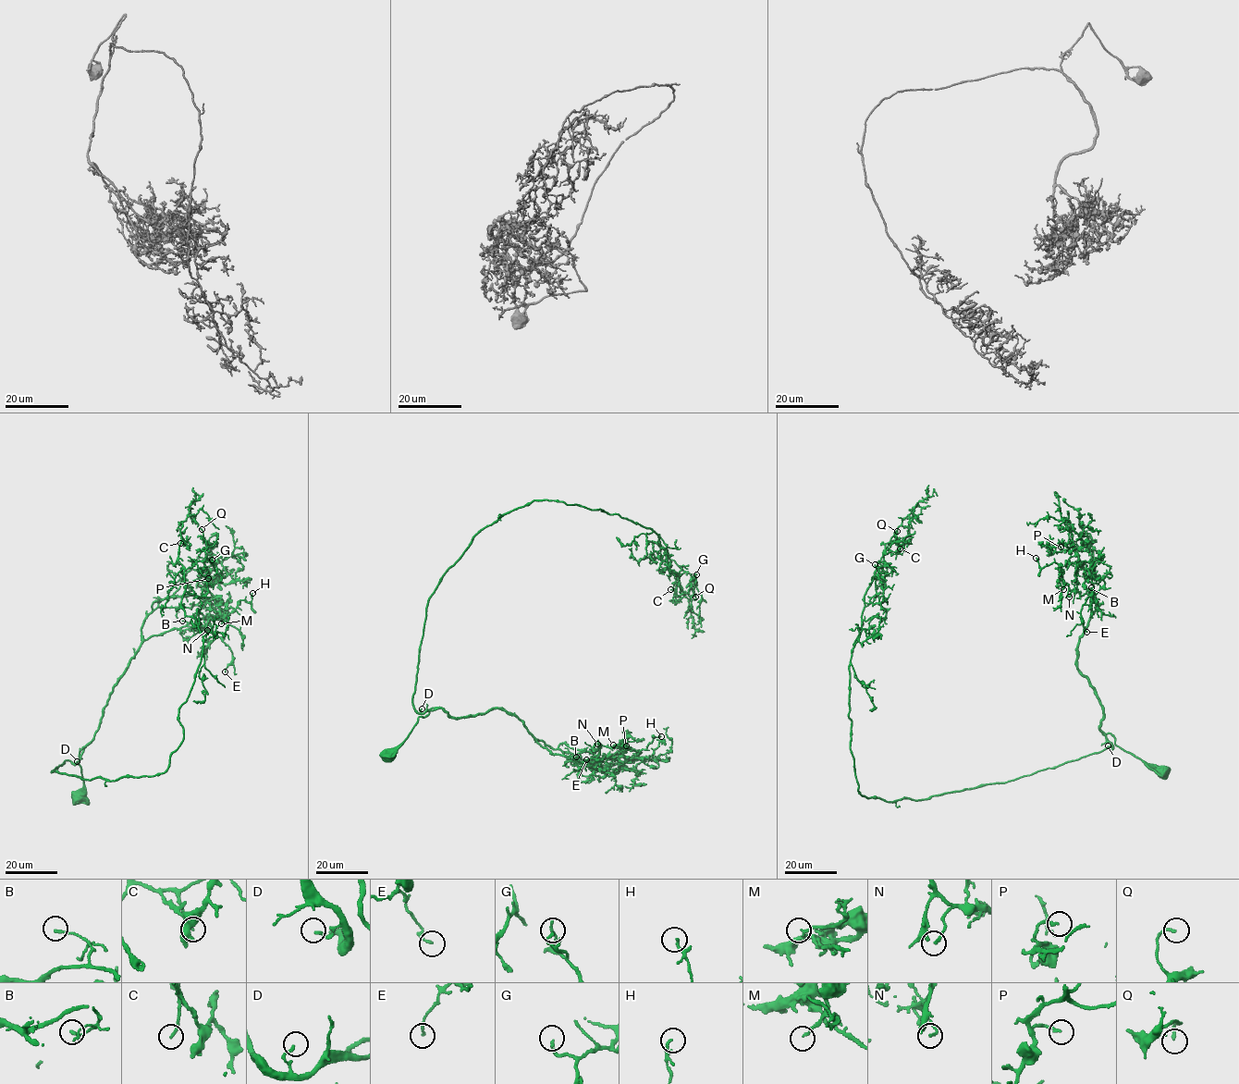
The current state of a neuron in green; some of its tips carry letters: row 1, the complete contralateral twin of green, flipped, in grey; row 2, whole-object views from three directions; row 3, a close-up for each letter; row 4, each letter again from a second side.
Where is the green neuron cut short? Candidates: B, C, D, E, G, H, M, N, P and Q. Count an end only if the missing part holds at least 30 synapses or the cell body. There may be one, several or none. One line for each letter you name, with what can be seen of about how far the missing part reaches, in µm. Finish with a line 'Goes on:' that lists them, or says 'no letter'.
Goes on: no letter

